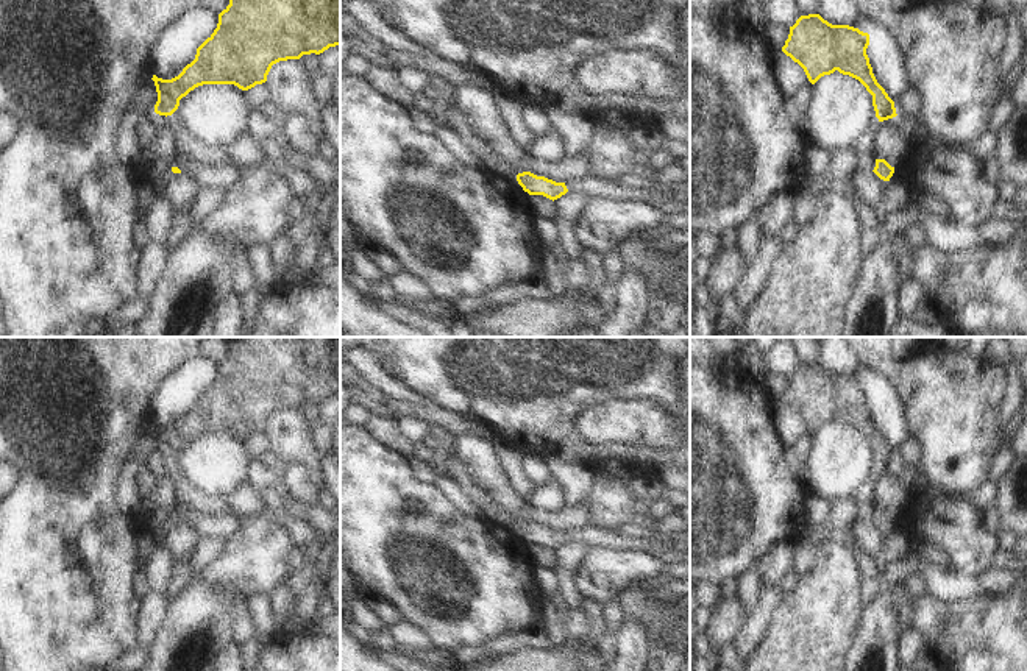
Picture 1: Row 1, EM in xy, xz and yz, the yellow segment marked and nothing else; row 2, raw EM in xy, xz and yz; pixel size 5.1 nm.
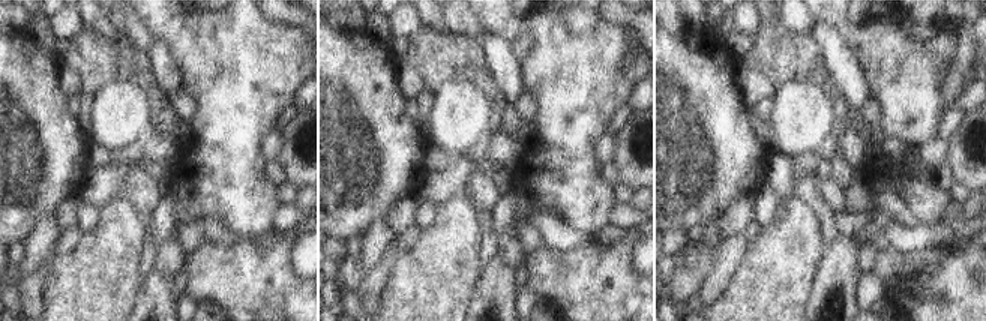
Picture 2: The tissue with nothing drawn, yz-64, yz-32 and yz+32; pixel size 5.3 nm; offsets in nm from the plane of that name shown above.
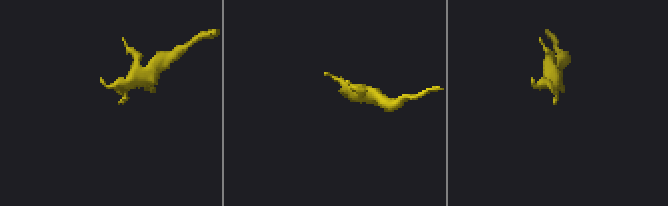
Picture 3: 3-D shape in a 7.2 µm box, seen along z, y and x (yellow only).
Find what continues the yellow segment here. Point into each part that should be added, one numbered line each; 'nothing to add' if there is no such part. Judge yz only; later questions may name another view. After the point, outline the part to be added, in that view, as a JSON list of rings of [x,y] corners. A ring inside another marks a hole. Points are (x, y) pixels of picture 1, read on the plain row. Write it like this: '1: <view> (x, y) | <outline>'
nothing to add

